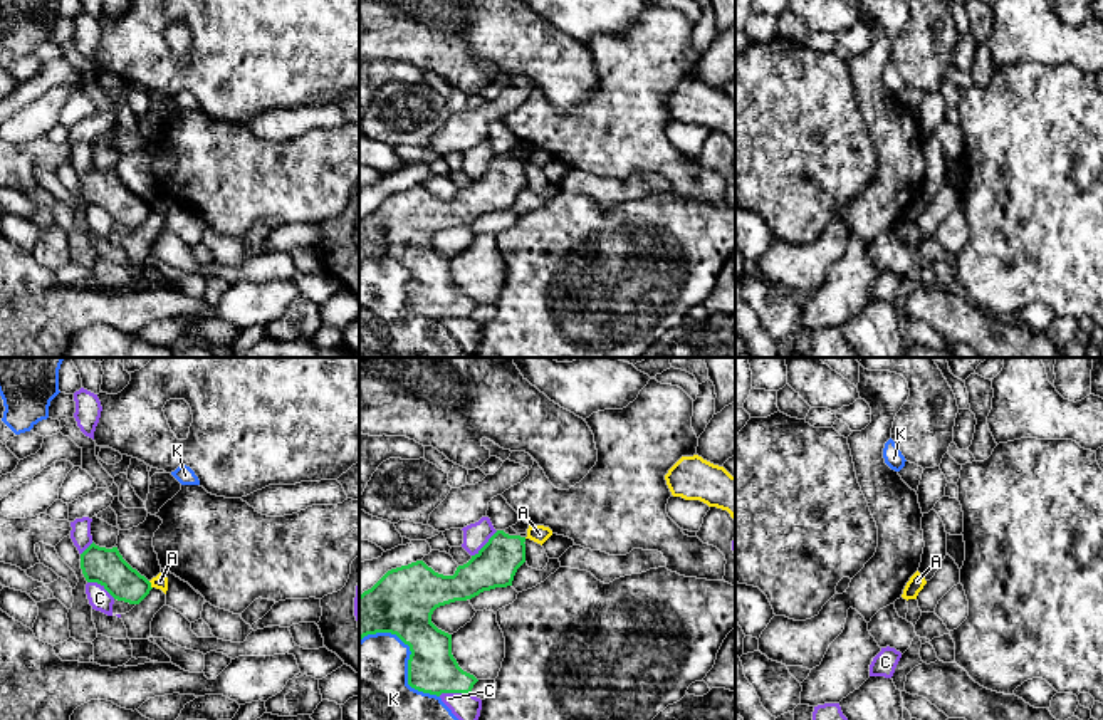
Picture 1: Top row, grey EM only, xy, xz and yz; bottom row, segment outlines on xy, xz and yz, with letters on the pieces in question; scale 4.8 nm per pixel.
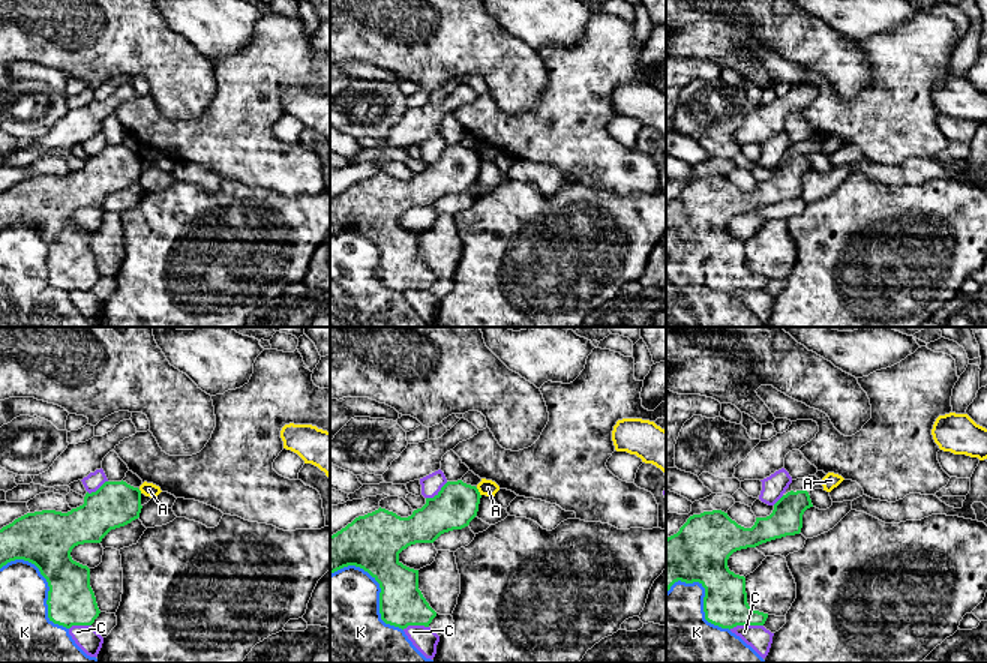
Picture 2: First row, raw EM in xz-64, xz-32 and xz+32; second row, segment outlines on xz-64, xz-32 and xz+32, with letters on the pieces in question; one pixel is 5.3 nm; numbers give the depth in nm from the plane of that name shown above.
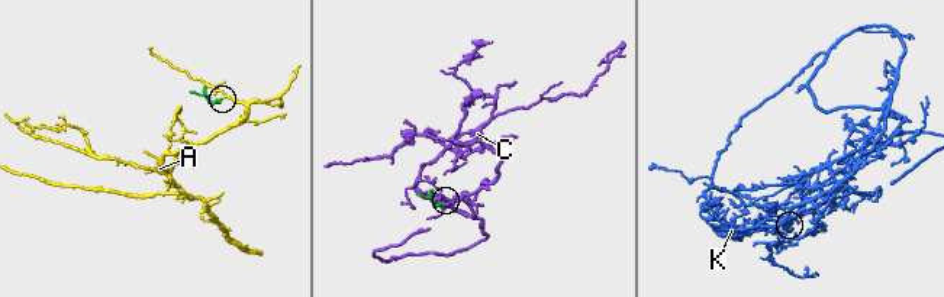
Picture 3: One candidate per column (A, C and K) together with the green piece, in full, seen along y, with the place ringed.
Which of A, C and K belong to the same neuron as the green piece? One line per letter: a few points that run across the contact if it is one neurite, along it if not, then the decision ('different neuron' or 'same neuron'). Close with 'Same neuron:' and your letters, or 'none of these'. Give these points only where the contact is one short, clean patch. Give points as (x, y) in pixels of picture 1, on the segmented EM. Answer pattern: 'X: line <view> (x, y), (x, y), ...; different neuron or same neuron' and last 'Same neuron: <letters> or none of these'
A: line xy (148, 581), (151, 588); different neuron
C: different neuron
K: different neuron
Same neuron: none of these

